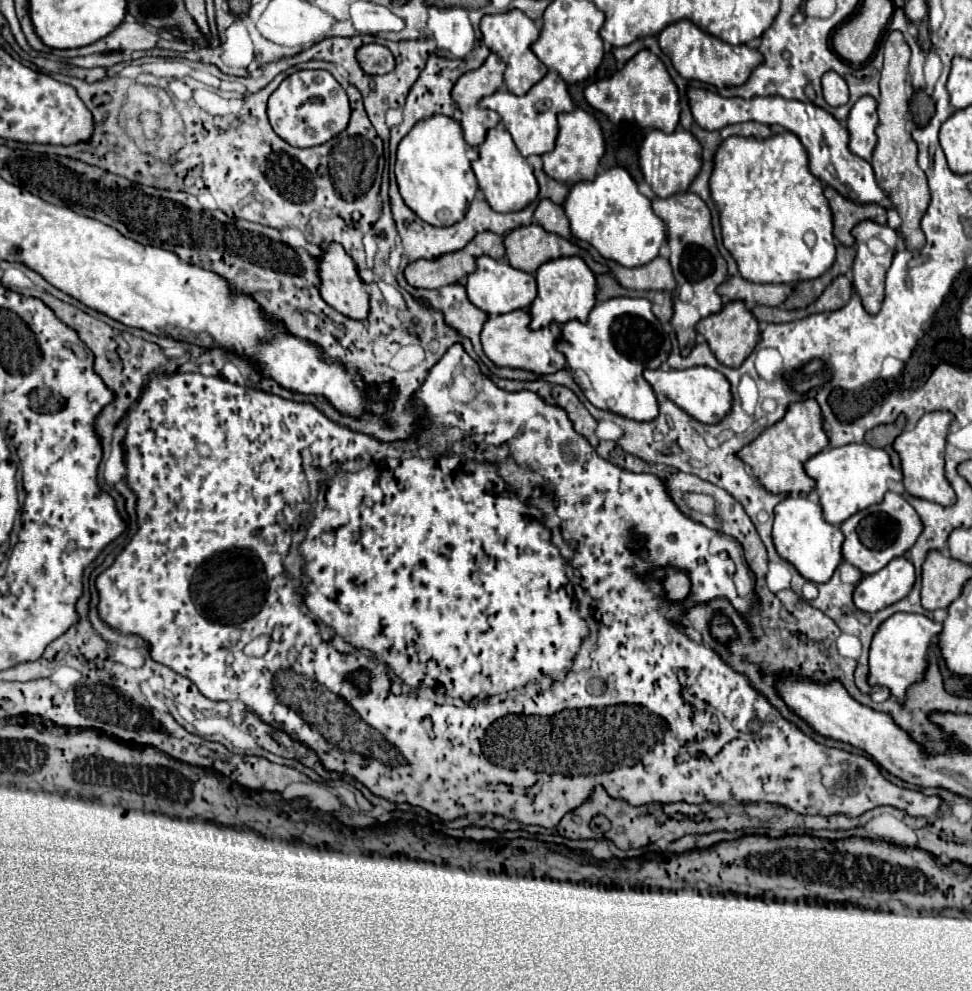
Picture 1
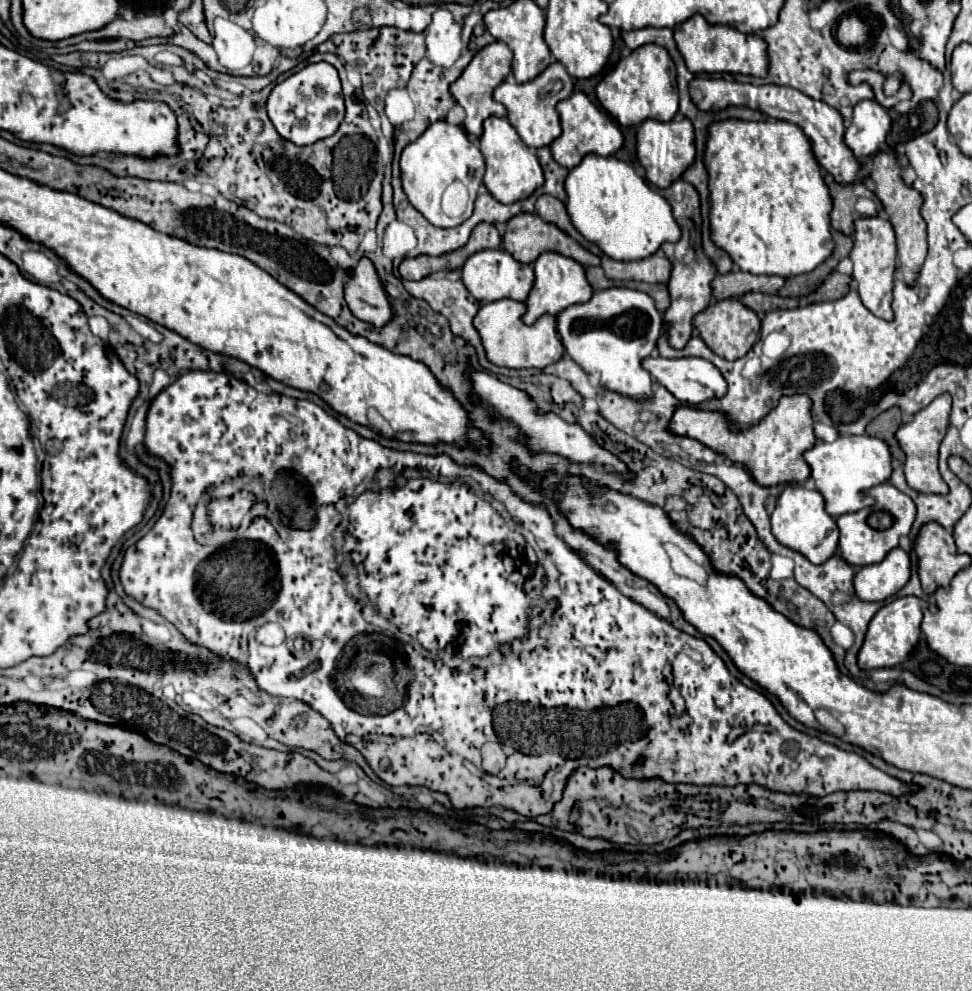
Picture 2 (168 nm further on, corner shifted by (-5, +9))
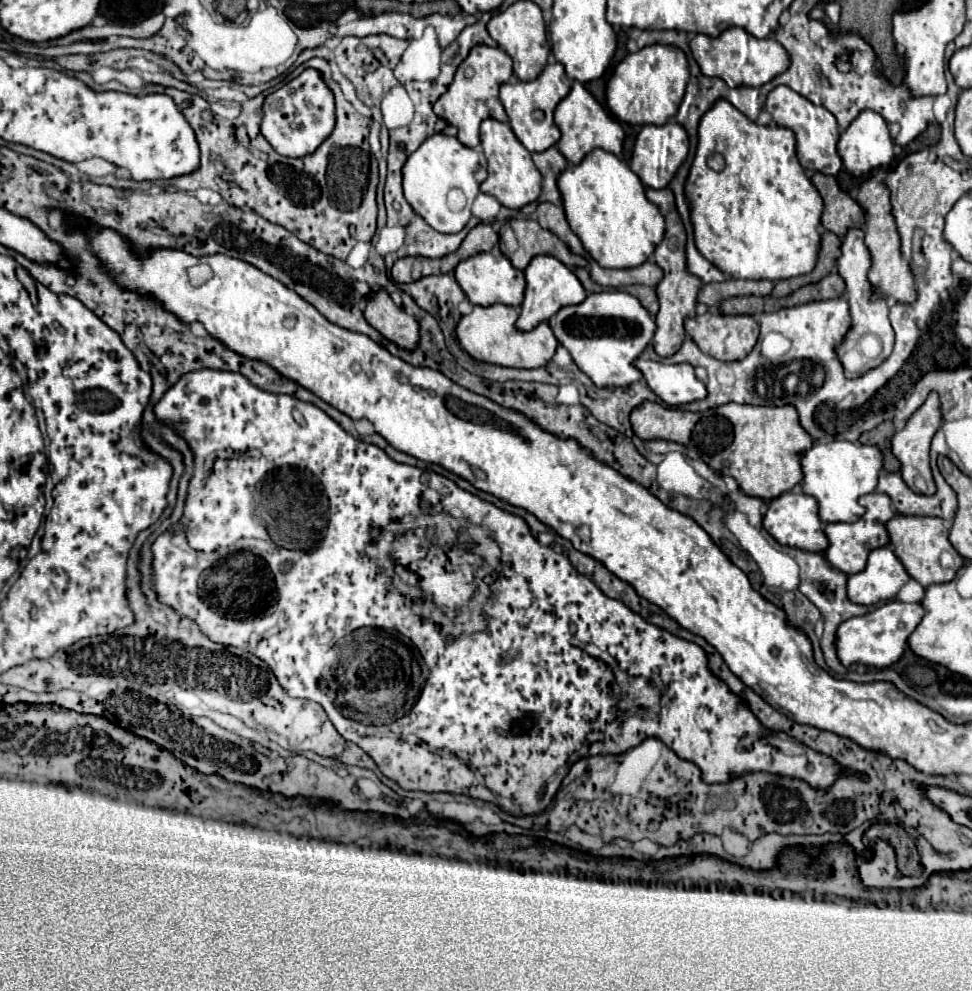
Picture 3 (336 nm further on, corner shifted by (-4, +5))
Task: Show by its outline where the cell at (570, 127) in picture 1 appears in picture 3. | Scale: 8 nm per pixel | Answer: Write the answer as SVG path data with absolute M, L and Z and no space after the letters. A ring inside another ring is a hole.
M575 81L569 95L557 105L555 109L555 123L561 131L561 139L557 141L559 153L573 165L581 163L581 159L591 153L593 149L603 149L613 155L621 155L623 149L623 129L617 119L613 119L595 99L593 95L579 83Z

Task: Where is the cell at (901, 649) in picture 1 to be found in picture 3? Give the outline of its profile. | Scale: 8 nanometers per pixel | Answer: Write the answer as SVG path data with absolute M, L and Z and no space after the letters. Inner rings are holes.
M889 601L867 615L851 617L851 619L843 621L837 629L837 655L839 655L841 663L845 667L851 667L855 663L863 663L863 665L877 667L877 669L891 667L903 655L903 651L907 647L907 639L917 629L923 615L925 615L925 611L923 611L921 603Z

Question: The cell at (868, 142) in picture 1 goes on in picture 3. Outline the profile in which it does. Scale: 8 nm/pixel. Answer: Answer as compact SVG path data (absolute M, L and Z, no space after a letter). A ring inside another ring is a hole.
M861 111L837 143L843 165L853 175L889 165L895 155L893 147L887 123L881 115L875 115L875 111Z

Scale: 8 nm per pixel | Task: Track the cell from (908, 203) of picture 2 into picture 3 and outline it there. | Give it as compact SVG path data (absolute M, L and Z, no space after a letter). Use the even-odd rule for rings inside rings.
M869 177L861 183L857 201L867 211L867 229L865 229L865 243L873 257L873 267L869 271L869 281L877 287L875 295L881 295L889 301L897 303L915 303L917 299L917 287L915 287L915 275L911 269L911 263L901 253L899 247L899 233L895 227L895 217L891 215L891 199L889 199L889 187L883 181L877 181L875 177Z

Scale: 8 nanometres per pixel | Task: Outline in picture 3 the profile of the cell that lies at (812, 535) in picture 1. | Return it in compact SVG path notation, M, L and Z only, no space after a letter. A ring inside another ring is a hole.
M783 493L775 497L765 513L763 527L777 543L787 547L797 547L809 553L825 553L825 549L829 547L829 541L823 531L823 523L819 519L819 505L811 495L805 493Z

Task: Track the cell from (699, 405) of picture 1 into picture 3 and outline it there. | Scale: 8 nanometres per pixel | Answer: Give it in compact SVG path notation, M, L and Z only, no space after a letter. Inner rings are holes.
M637 359L635 367L667 405L685 405L707 397L705 383L695 375L695 367L689 363L665 365L651 359Z

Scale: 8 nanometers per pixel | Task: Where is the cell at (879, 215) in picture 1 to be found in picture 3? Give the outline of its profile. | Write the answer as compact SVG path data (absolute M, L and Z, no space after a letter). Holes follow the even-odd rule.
M815 173L811 177L813 185L821 193L825 201L825 211L821 217L821 223L827 231L837 233L841 239L841 233L847 233L849 225L863 225L865 223L865 211L859 207L855 199L851 199L837 183L835 177L827 177L823 173Z

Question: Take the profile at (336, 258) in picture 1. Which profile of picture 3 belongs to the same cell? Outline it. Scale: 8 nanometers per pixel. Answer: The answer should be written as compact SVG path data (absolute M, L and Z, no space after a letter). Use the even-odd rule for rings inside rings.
M379 289L367 297L363 315L367 323L375 327L385 339L397 343L403 349L415 349L419 341L419 323L413 315L397 307L385 289Z

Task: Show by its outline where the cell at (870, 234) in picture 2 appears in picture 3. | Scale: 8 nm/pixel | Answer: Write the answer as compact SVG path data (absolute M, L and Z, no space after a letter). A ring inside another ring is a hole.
M851 229L847 231L845 239L843 239L843 245L841 245L841 257L837 259L837 269L839 269L839 275L845 279L845 285L847 285L847 299L849 299L849 307L851 307L851 321L853 321L853 327L849 331L849 335L845 337L845 343L837 349L839 353L839 359L843 361L845 353L853 351L859 343L859 339L867 333L873 333L881 339L881 345L883 345L883 351L877 359L865 359L865 363L861 367L845 367L845 375L847 377L857 377L861 373L865 373L867 369L871 367L877 367L881 361L885 361L889 357L889 353L893 351L893 343L895 343L895 333L893 333L893 327L889 323L889 305L887 305L887 299L873 299L873 293L875 293L875 287L871 287L871 283L867 283L867 271L871 269L871 253L867 251L867 245L863 241L863 229Z

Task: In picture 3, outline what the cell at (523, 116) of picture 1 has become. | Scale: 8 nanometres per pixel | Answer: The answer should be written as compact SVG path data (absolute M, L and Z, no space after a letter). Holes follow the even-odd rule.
M561 63L547 65L543 73L533 81L517 81L517 83L505 83L501 85L501 103L507 111L509 125L517 139L531 151L545 151L553 147L559 141L559 129L553 121L553 111L557 103L571 91L571 81L565 75L565 69Z

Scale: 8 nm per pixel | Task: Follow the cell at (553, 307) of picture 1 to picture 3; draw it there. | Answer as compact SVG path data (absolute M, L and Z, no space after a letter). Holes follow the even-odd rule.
M537 255L529 263L529 267L525 269L525 277L527 277L527 289L525 289L525 299L521 303L521 313L519 313L519 319L517 319L519 331L531 331L541 321L549 321L561 307L577 305L587 297L583 285L575 277L575 273L551 255Z

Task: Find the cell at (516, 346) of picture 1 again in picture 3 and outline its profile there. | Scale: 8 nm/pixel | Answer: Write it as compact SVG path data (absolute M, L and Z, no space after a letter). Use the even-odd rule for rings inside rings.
M489 305L489 307L473 307L469 315L465 315L457 325L457 337L461 347L475 359L501 367L515 369L535 369L543 367L553 359L555 347L559 345L549 323L539 323L533 331L519 331L515 327L517 309L509 305Z

